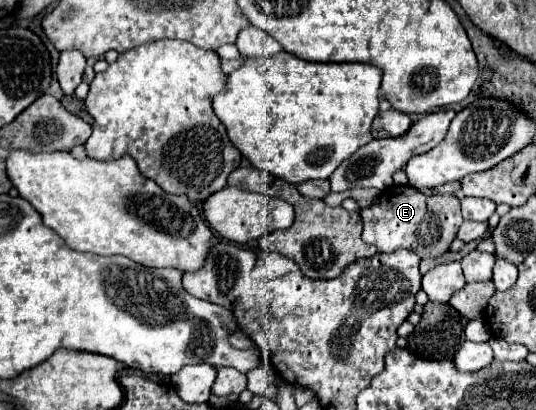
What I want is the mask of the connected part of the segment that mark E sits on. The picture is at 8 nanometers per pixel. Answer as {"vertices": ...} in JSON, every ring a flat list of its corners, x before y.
{"vertices":[[411,186,387,188,373,206,359,210,359,216,363,222,363,242,377,246,379,252,395,252,397,248,405,248,415,252,419,258,435,258,445,254,463,222,457,196,443,194,427,198]]}

